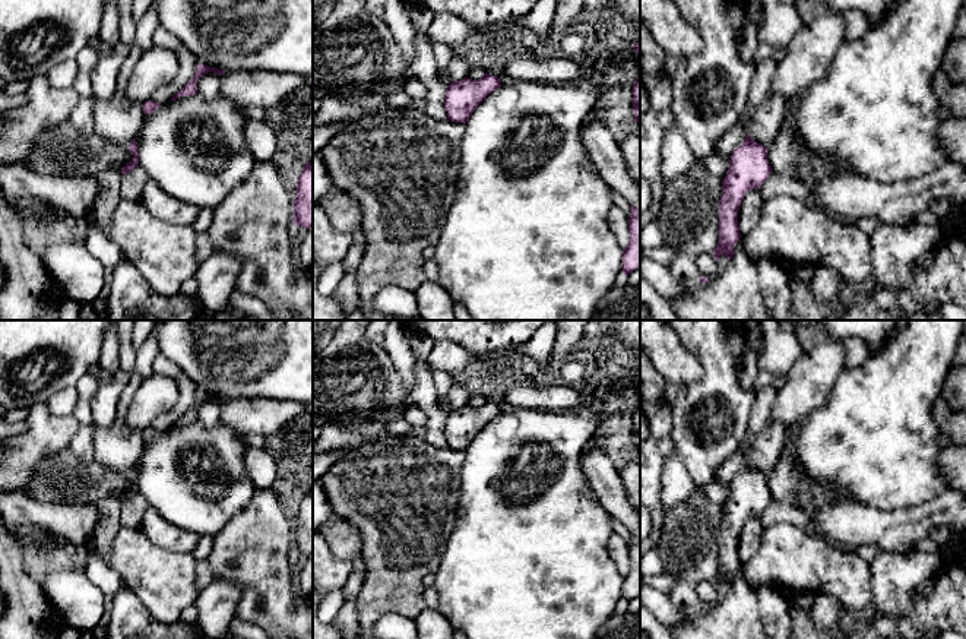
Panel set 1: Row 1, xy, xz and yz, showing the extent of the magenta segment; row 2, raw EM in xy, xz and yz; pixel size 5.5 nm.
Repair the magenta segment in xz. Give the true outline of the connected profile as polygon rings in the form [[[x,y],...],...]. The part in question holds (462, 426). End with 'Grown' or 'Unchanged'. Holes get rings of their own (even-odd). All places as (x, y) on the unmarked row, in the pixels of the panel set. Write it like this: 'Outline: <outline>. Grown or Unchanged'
Outline: [[[484,401],[481,407],[465,405],[447,414],[444,436],[450,449],[466,452],[478,433],[501,414],[497,404]]]. Unchanged

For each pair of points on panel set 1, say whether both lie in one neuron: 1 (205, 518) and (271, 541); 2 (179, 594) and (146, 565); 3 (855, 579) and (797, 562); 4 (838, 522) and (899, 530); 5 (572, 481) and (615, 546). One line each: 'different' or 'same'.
1: different
2: same
3: same
4: same
5: different

